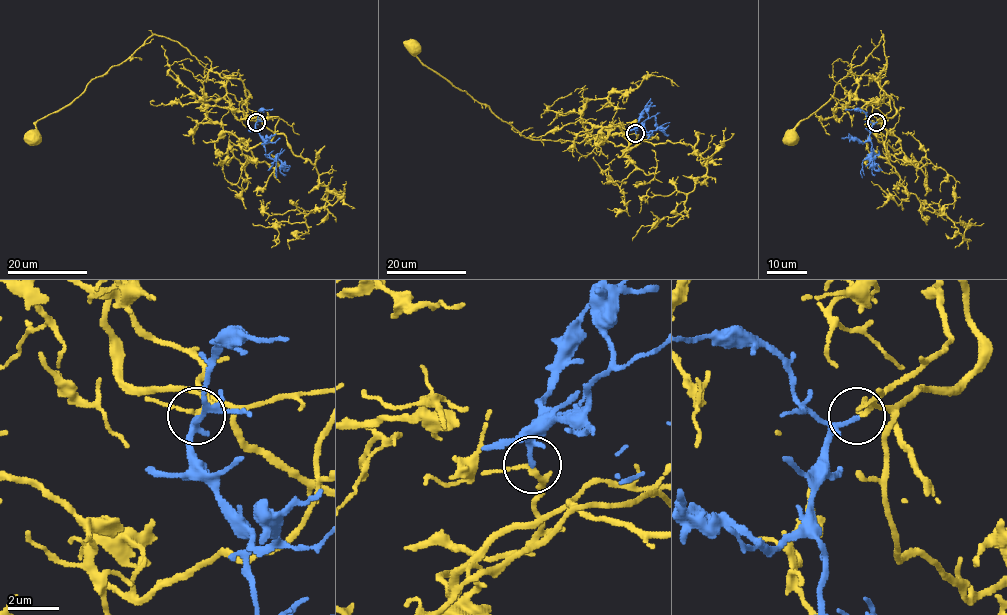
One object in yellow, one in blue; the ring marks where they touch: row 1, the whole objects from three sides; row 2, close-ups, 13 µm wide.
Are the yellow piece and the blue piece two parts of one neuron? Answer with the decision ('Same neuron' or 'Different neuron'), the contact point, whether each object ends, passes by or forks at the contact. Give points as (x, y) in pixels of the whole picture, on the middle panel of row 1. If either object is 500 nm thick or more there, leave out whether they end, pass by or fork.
Same neuron. Place: (635, 133). At the ring yellow passes by. At the ring blue forks

